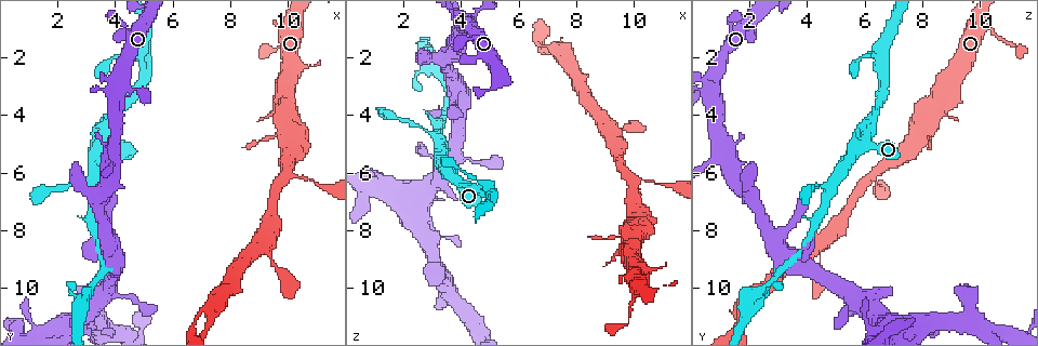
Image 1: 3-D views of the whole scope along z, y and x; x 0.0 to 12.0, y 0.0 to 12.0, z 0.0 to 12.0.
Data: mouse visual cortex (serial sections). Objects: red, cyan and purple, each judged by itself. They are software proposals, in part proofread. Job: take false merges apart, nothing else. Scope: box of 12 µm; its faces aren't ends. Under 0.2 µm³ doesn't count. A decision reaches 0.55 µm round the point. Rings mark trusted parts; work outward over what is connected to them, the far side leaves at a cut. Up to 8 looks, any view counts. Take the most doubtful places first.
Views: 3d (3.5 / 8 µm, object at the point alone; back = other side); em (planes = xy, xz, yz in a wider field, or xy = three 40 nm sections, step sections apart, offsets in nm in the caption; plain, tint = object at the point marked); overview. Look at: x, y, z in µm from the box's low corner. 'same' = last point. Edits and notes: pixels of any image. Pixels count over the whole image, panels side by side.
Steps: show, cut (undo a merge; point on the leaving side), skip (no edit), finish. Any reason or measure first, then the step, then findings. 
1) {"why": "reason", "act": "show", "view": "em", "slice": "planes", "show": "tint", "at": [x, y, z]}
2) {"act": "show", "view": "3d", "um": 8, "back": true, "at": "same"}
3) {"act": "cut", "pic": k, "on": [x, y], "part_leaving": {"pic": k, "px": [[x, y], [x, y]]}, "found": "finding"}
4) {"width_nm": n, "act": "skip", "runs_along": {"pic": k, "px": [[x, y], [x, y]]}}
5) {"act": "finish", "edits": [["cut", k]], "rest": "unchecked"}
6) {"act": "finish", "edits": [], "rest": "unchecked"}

{"why": "two arms in line, one across", "act": "show", "view": "3d", "um": 8, "at": [9.9, 6.1, 6.3]}

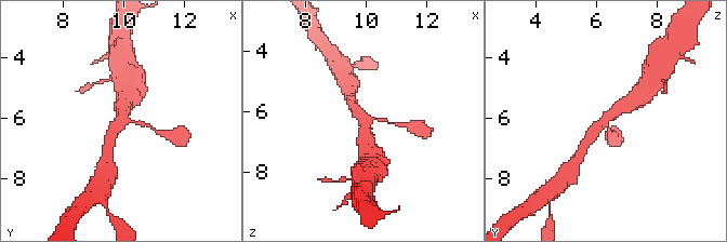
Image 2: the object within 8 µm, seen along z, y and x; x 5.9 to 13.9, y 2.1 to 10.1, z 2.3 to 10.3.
{"why": "closer look", "act": "show", "view": "3d", "um": 3.5, "at": [10.0, 6.0, 6.3]}

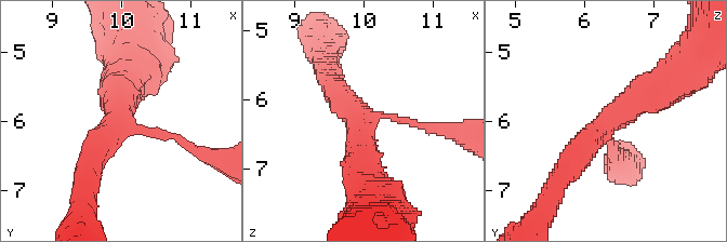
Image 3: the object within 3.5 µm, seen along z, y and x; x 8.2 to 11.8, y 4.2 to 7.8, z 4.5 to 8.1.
{"arms": 3, "arm_widths_nm": [150, 350, 500], "act": "show", "view": "em", "slice": "xy", "step": 2, "show": "tint", "at": [9.95, 6.05, 6.25]}

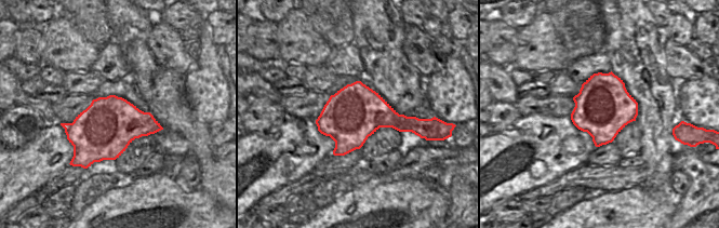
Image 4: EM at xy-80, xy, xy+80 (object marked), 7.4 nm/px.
{"act": "skip", "found": "continuous, no second cell"}

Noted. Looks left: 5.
{"why": "arms part here", "act": "show", "view": "3d", "um": 3.5, "at": [4.0, 5.4, 0.9]}

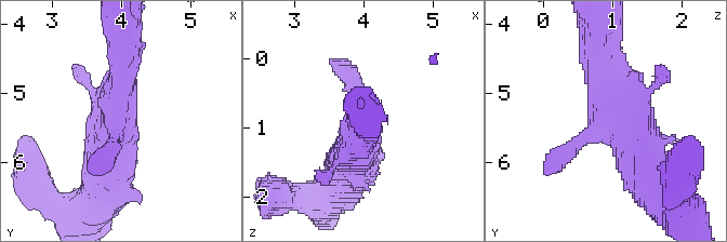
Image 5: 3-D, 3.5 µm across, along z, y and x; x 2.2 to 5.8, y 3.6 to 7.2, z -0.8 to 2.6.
{"why": "now the EM", "act": "show", "view": "em", "slice": "xy", "step": 3, "show": "tint", "at": [3.95, 5.50, 0.80]}

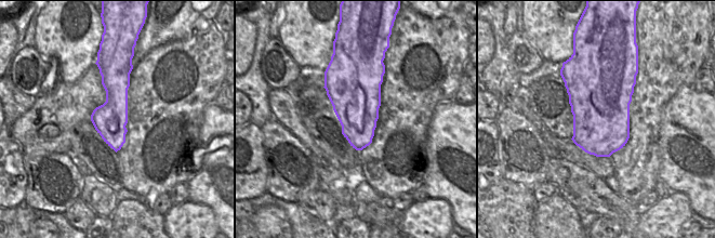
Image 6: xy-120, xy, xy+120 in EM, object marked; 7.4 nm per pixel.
{"act": "skip", "runs_along": {"pic": 5, "px": [[599, 44], [613, 113], [644, 180]]}, "found": "continuous, no second cell"}

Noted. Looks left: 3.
{"why": "branch point", "act": "show", "view": "3d", "um": 3.5, "at": [9.1, 8.5, 4.4]}

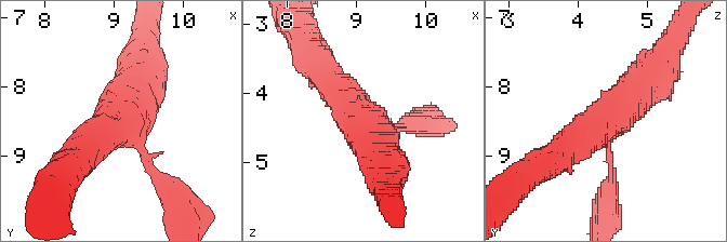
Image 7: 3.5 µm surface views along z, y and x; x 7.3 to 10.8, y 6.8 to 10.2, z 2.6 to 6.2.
{"why": "need the tissue", "act": "show", "view": "em", "slice": "xy", "step": 3, "show": "tint", "at": [9.05, 8.50, 4.40]}

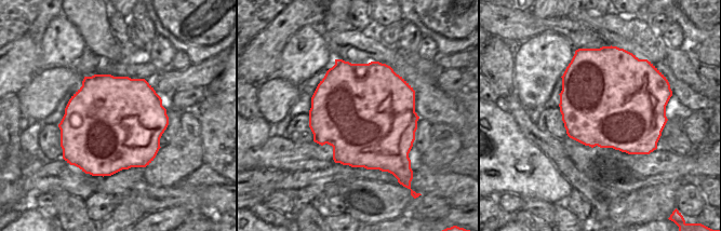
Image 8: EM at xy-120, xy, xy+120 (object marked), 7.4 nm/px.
{"act": "show", "view": "em", "slice": "xy", "step": 2, "show": "tint", "at": "same"}

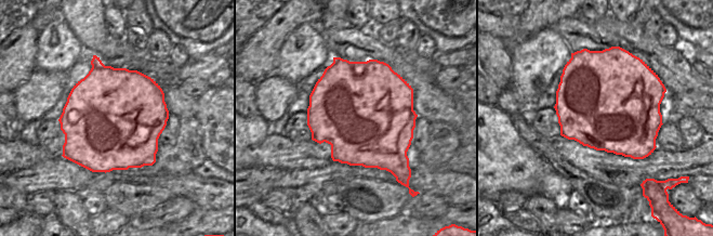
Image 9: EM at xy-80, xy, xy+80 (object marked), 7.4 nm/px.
{"width_nm": 700, "act": "skip", "runs_along": {"pic": 7, "px": [[653, 72], [626, 105], [557, 156]]}, "found": "all the same cell"}

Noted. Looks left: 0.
{"act": "finish", "edits": [], "rest": "unchecked"}

